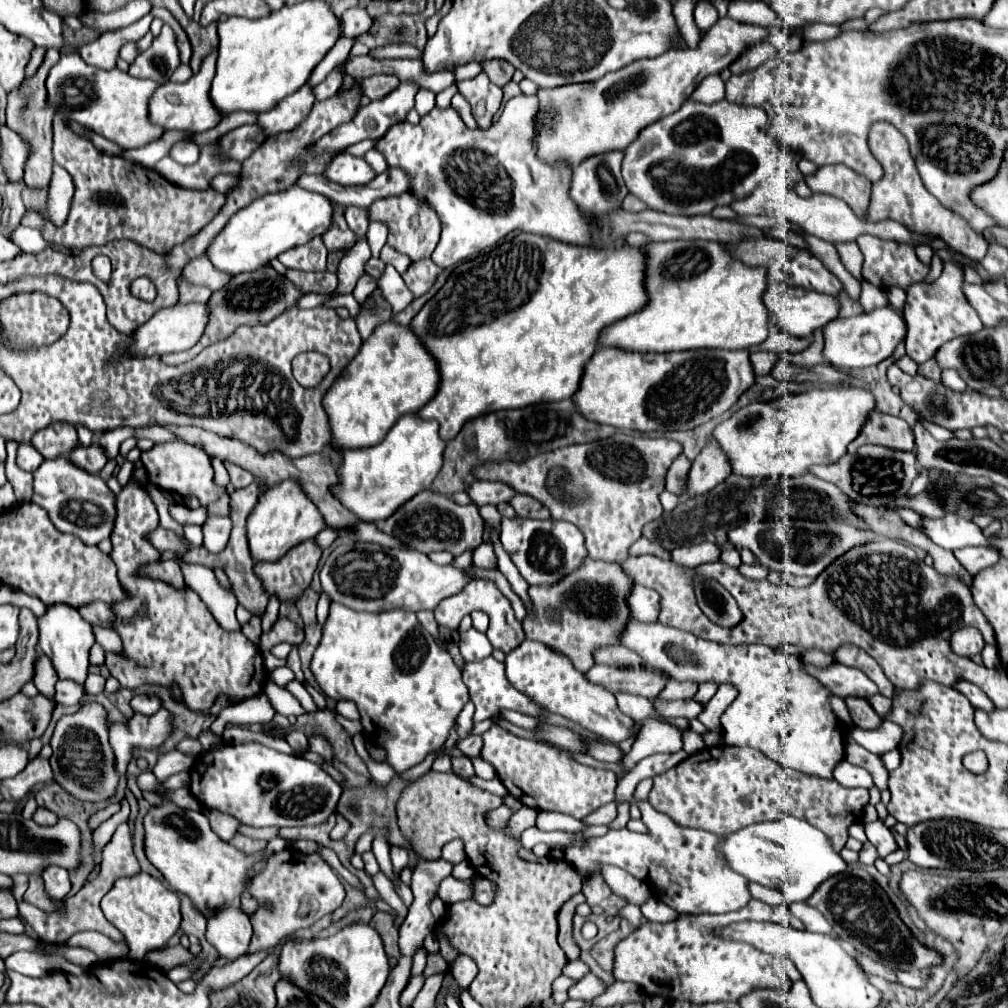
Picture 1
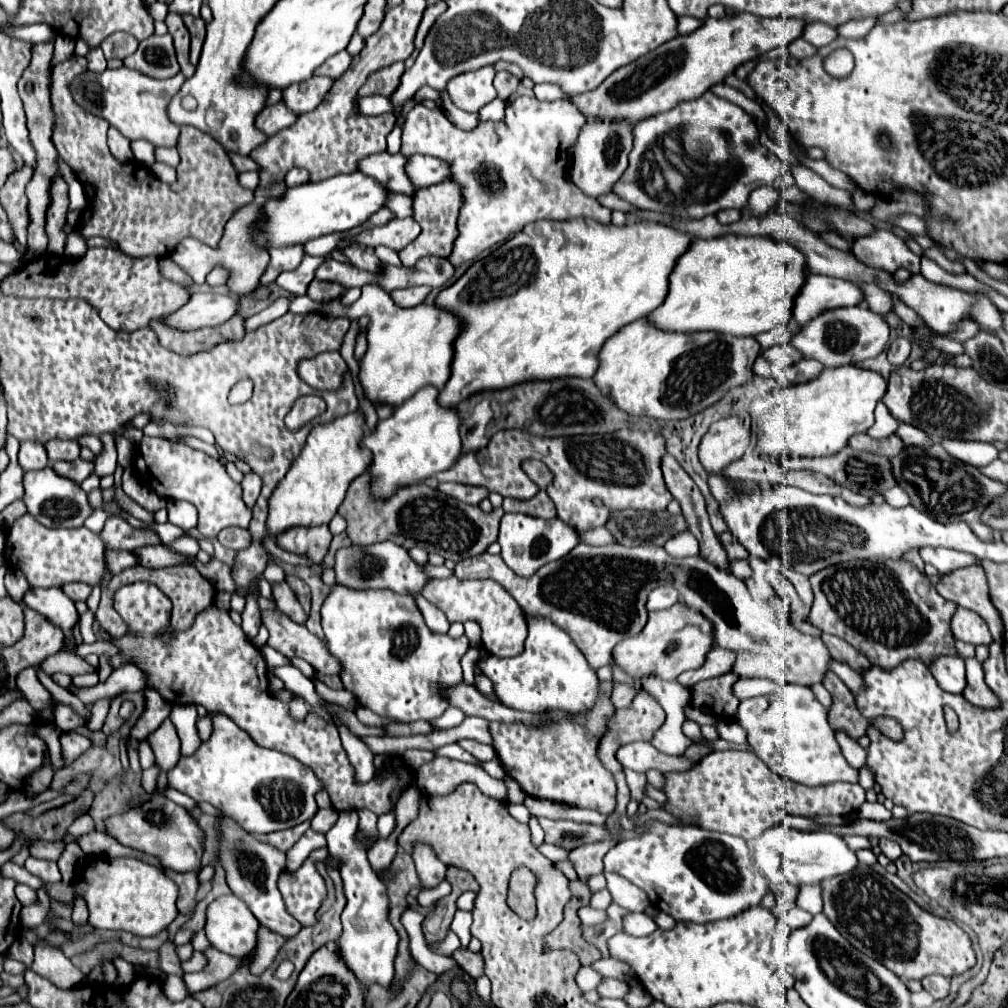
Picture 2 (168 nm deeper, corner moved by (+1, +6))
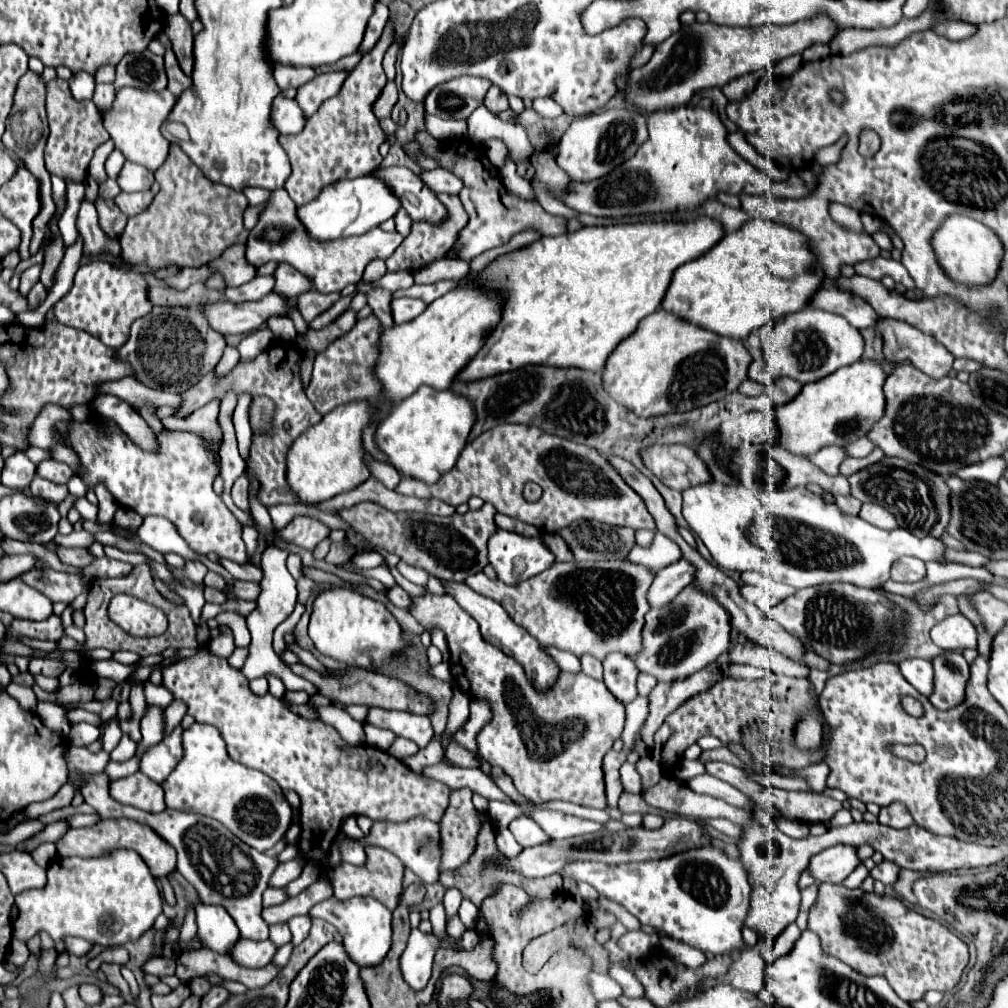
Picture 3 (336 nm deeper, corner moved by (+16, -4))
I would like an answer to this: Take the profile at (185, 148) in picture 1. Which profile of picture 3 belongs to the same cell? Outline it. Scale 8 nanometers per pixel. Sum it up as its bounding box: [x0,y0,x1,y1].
[118,161,154,193]

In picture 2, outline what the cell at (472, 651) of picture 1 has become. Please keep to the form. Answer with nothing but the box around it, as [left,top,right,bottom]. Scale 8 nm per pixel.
[321,585,469,721]

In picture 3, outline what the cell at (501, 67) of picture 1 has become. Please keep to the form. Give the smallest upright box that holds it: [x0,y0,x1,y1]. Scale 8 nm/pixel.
[484,85,508,113]

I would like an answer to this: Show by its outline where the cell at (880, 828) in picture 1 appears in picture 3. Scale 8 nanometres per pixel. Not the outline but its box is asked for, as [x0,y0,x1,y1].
[870,861,900,887]

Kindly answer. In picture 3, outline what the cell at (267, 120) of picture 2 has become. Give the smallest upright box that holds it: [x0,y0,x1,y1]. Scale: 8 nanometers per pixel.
[272,97,304,133]

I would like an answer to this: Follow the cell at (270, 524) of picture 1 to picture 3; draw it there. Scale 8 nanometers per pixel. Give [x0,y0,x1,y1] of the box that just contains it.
[286,401,390,505]

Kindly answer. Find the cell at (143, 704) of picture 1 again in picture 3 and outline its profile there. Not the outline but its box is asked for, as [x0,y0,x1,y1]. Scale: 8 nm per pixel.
[67,709,101,726]

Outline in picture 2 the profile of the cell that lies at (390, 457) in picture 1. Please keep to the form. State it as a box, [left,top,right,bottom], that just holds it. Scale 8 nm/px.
[363,385,461,499]

